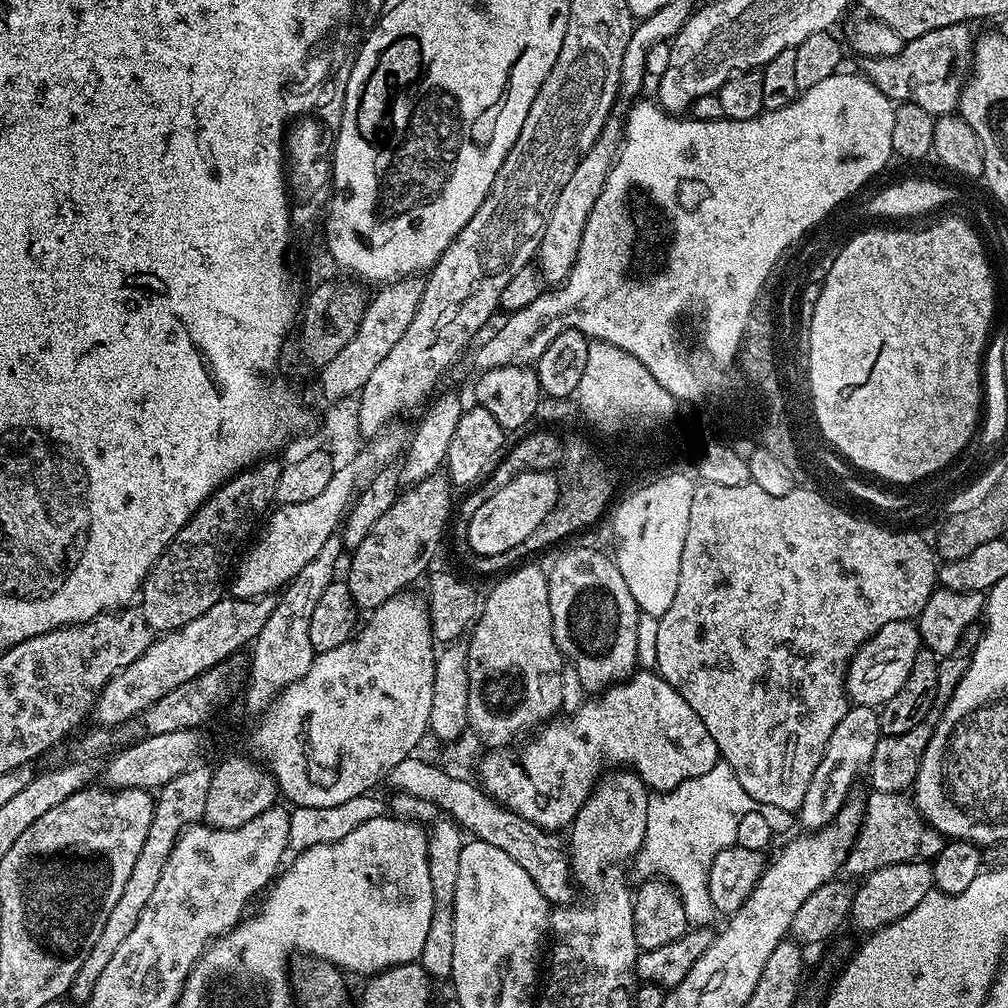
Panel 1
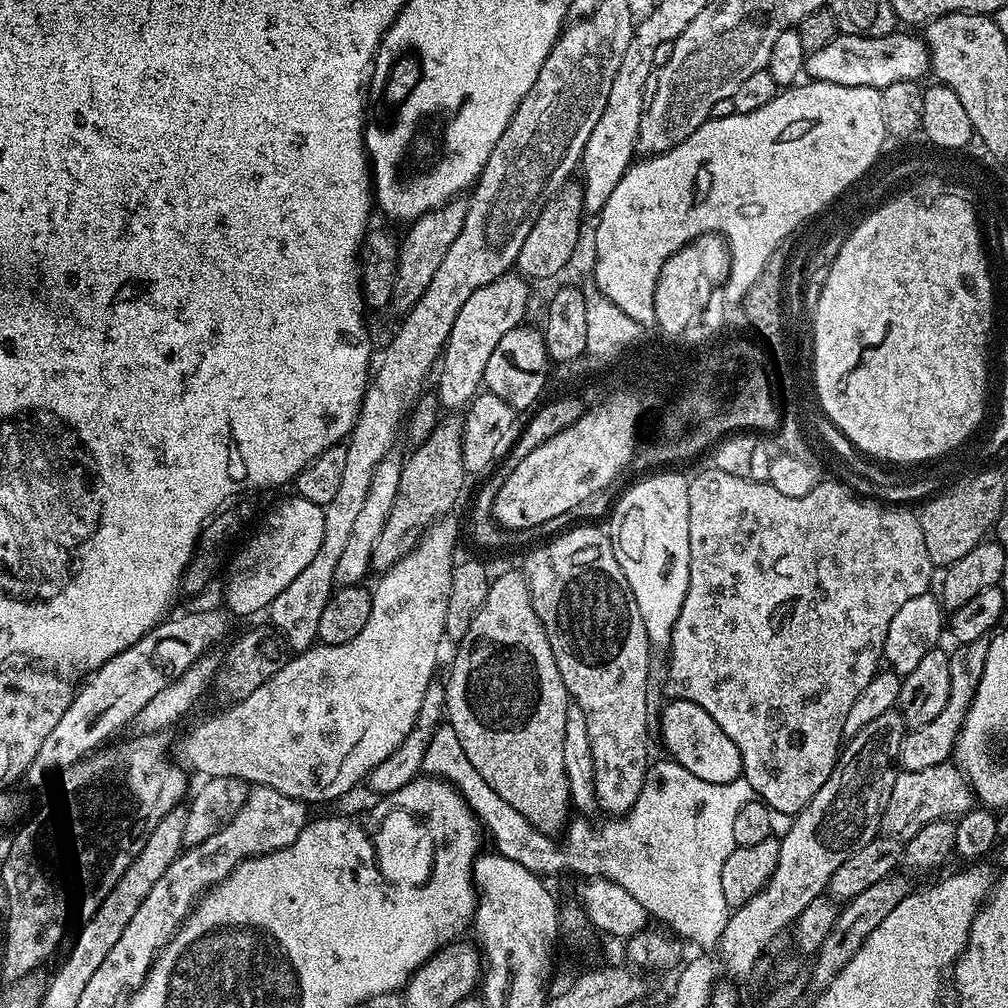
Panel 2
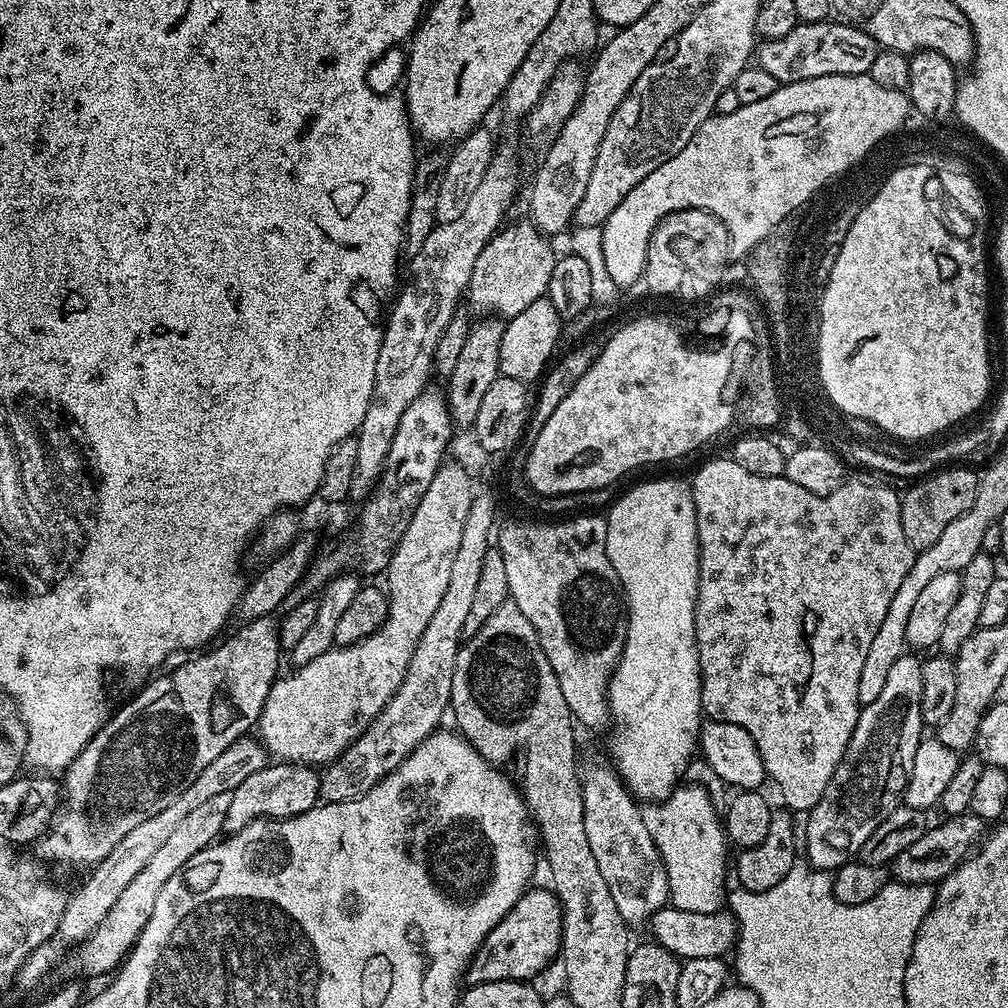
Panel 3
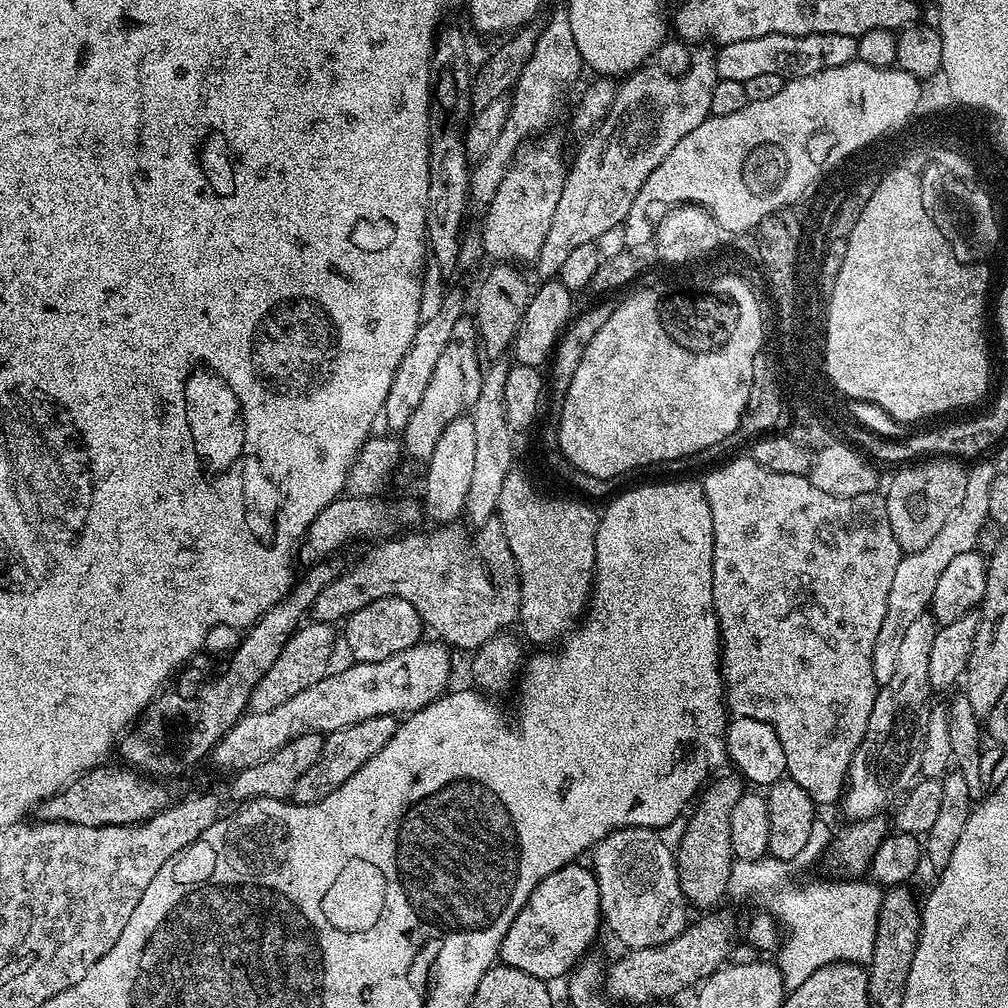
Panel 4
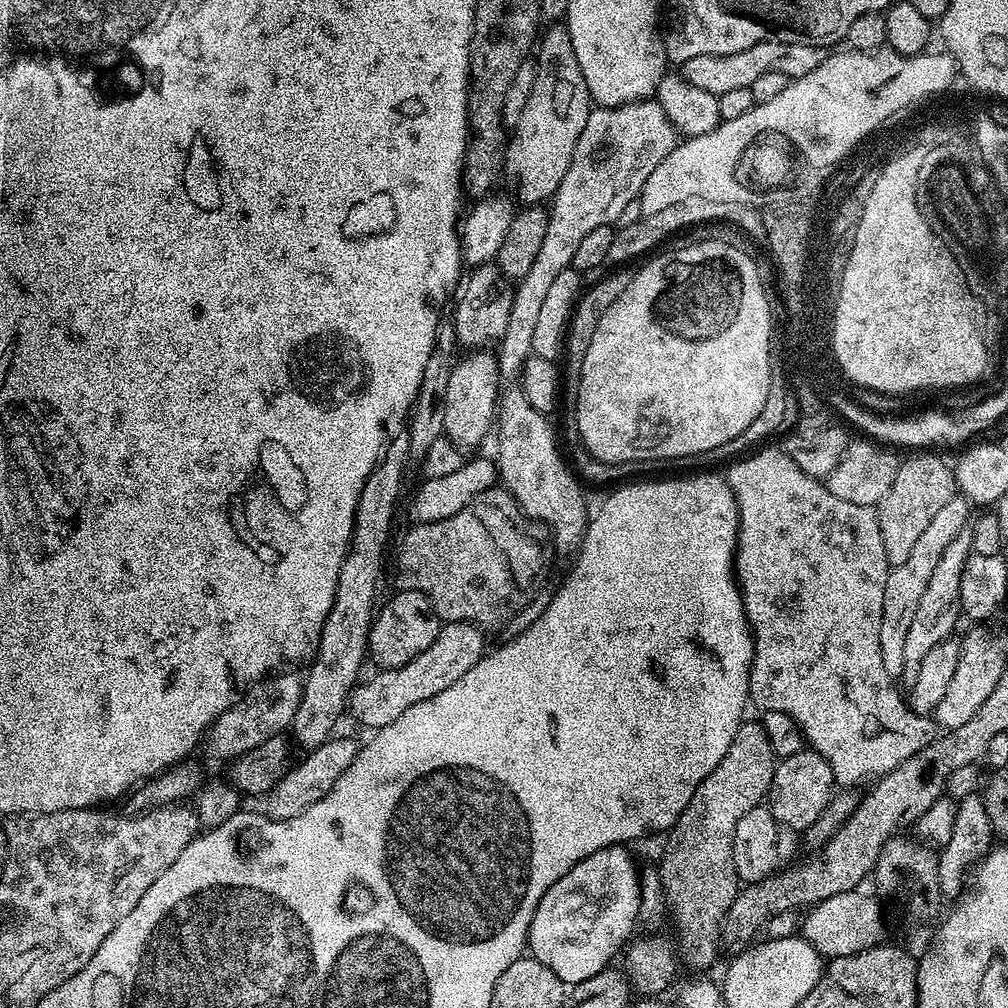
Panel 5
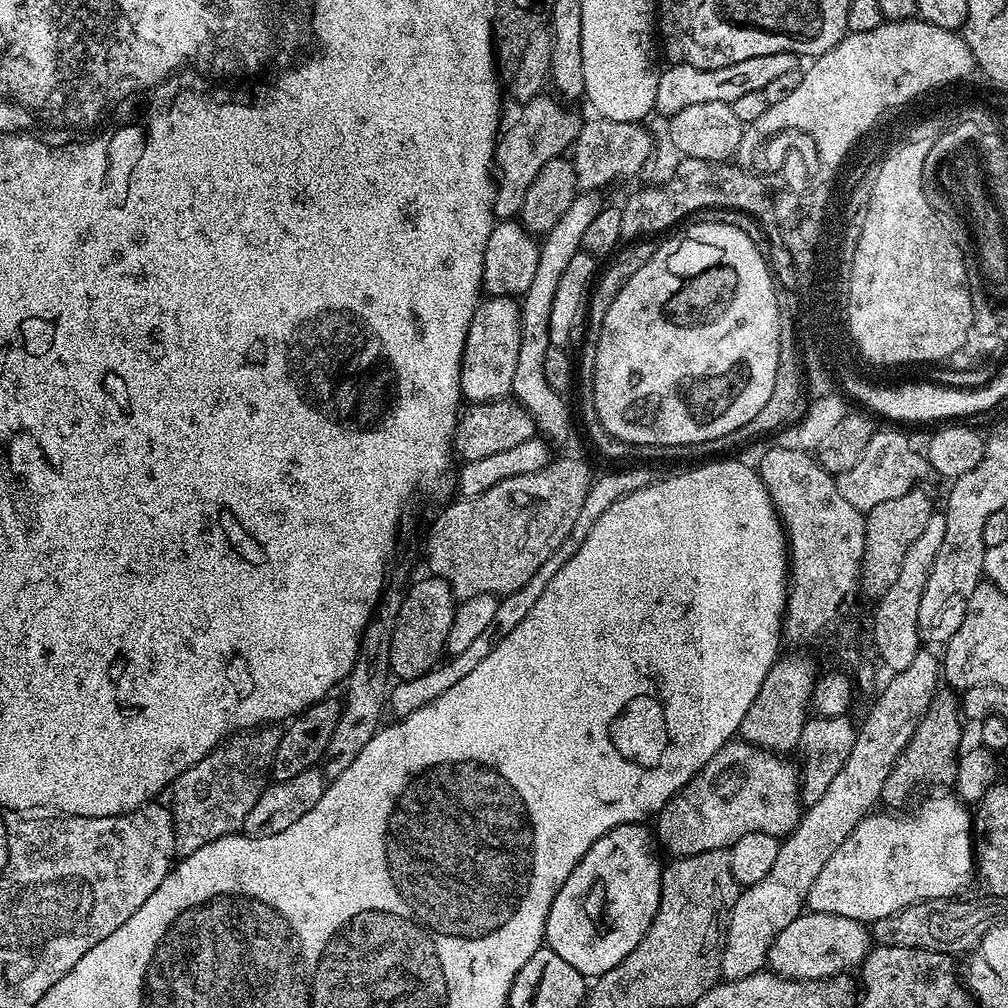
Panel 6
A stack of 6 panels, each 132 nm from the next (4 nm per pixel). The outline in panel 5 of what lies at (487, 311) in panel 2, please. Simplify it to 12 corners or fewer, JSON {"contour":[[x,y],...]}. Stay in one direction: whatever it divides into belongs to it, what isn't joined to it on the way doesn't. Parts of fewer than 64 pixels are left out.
{"contour":[[563,23],[543,29],[503,167],[555,196],[594,107]]}

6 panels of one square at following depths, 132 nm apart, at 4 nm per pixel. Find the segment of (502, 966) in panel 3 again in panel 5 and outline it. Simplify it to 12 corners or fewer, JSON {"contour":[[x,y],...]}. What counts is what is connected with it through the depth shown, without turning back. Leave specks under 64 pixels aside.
{"contour":[[624,846],[562,874],[527,951],[566,986],[629,943],[640,872]]}

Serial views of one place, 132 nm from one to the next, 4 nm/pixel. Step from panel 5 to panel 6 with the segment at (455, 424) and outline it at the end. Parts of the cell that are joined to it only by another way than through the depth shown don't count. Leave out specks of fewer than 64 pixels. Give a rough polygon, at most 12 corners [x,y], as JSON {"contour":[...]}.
{"contour":[[481,299],[460,359],[460,395],[489,404],[511,393],[520,306]]}

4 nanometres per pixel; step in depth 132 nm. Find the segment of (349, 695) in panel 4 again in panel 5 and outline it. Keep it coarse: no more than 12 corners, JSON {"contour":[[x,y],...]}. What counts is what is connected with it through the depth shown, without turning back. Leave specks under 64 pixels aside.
{"contour":[[445,623],[406,666],[357,683],[368,730],[442,694],[483,658],[485,629]]}

